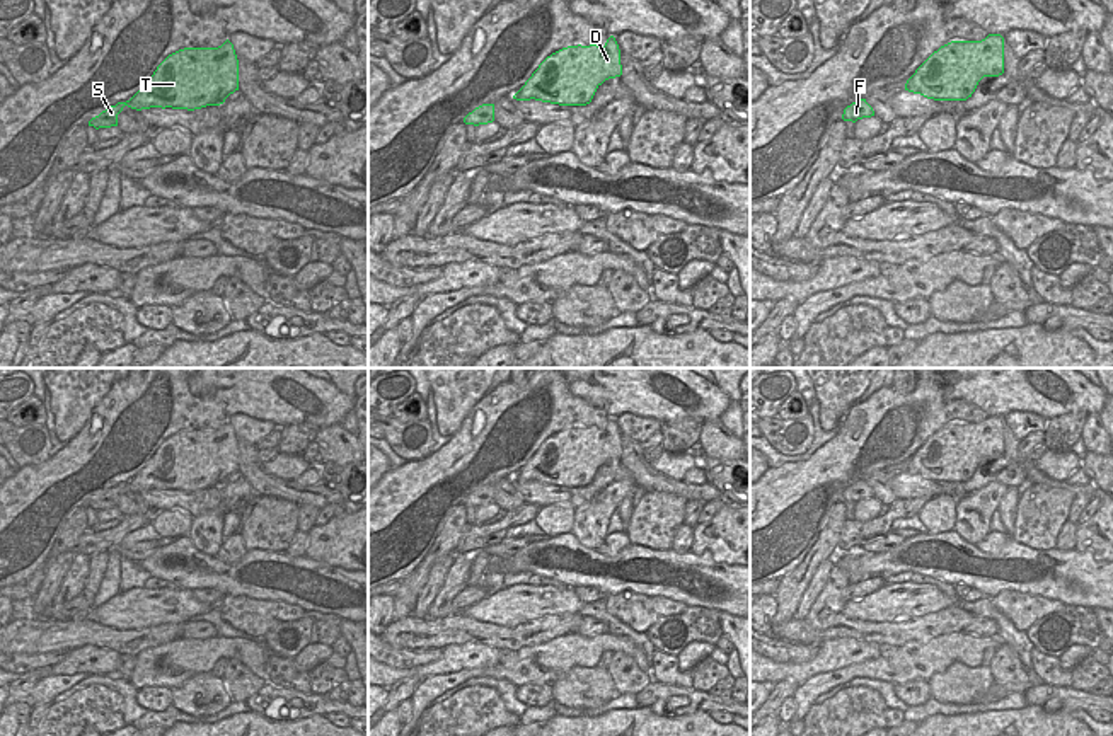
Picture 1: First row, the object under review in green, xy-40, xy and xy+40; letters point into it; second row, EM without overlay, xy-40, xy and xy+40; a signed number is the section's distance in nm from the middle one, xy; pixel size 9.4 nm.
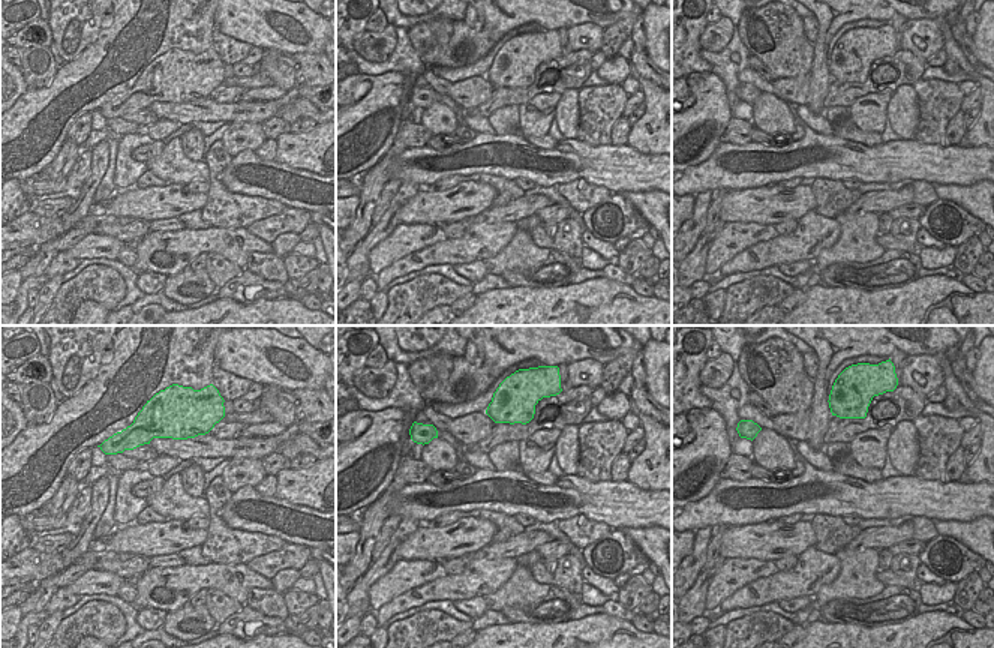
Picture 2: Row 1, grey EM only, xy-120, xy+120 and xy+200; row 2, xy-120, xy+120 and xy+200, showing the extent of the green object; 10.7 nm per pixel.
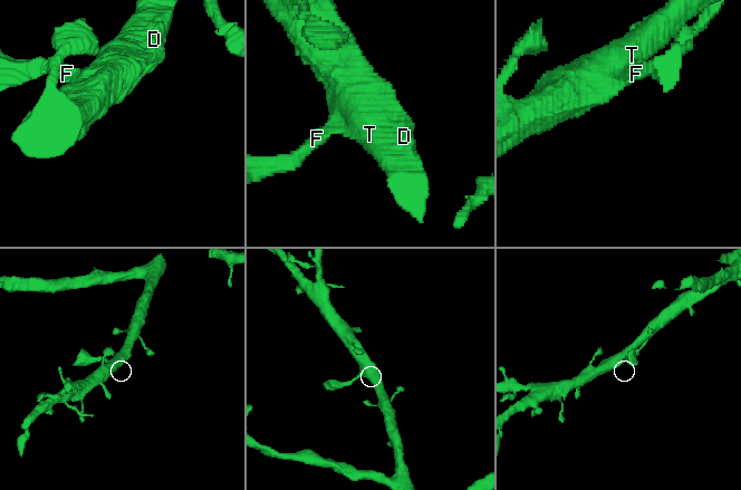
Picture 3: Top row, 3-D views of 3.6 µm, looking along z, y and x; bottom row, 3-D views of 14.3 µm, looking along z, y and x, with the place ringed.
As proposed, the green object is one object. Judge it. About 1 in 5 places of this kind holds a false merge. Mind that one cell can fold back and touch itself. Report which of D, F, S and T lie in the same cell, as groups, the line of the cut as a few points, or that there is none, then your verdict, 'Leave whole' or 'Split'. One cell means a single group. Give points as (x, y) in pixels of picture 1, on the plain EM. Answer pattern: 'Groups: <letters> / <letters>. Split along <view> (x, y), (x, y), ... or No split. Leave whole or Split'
Groups: D F S T. No split. Leave whole

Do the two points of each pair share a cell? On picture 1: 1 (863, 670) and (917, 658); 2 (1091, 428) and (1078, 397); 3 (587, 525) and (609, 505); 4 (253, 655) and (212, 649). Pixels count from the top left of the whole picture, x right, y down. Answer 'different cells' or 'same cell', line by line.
1: same cell
2: different cells
3: same cell
4: same cell

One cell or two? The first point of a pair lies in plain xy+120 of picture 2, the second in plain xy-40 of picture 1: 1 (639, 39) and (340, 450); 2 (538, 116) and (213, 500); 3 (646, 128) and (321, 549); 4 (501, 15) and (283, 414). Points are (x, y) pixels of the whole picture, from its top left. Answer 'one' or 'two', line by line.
1: one
2: two
3: one
4: one

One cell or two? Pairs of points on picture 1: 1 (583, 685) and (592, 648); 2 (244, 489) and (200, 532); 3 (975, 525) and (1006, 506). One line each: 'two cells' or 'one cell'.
1: two cells
2: one cell
3: two cells

